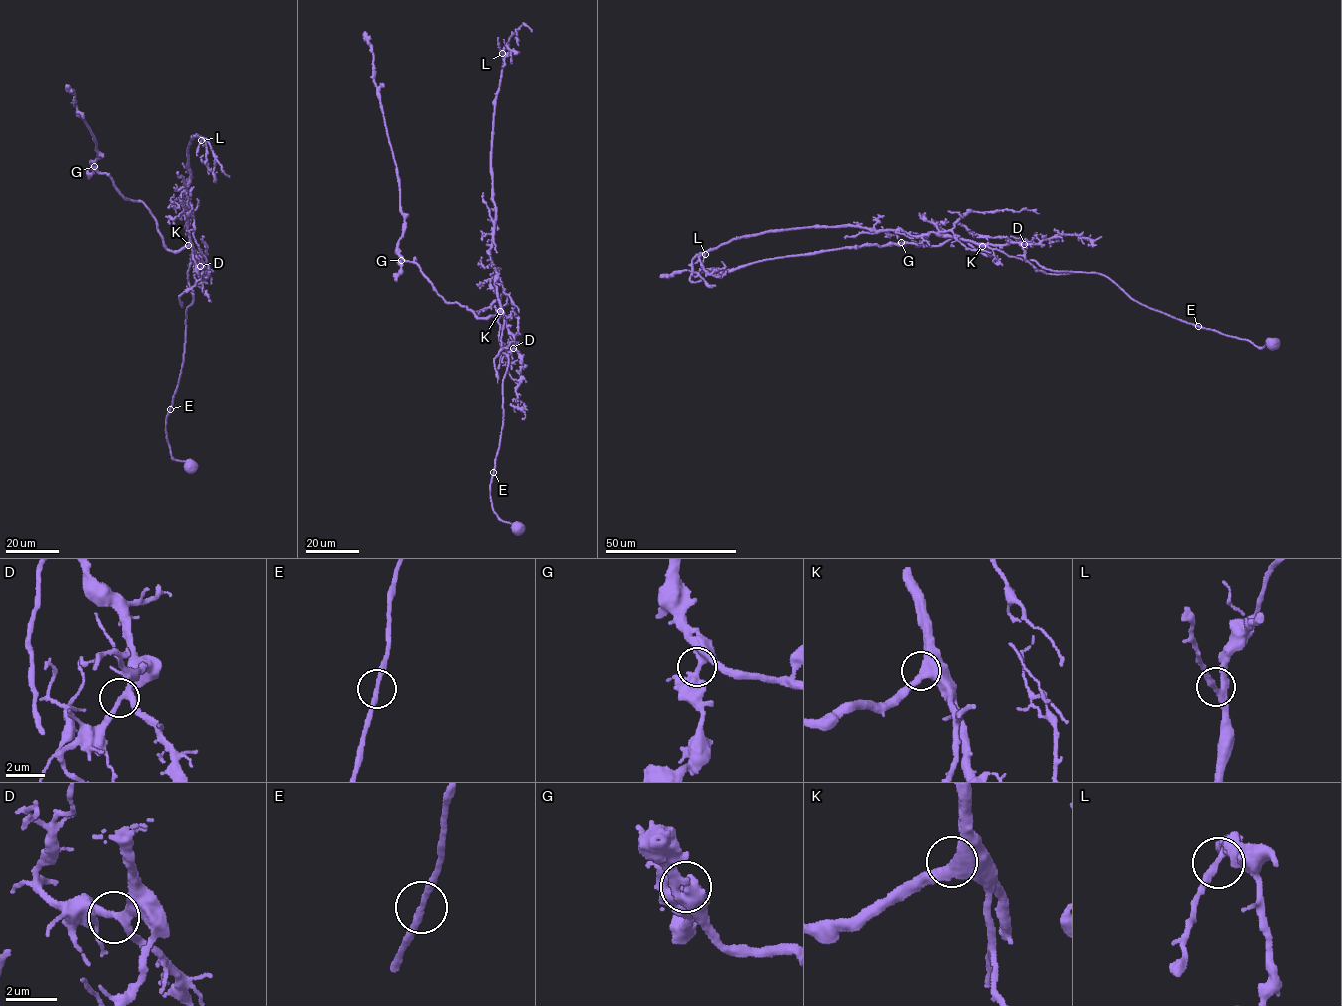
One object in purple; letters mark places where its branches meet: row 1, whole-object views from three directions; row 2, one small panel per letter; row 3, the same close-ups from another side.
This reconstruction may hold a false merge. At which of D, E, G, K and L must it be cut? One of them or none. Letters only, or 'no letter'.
no letter

